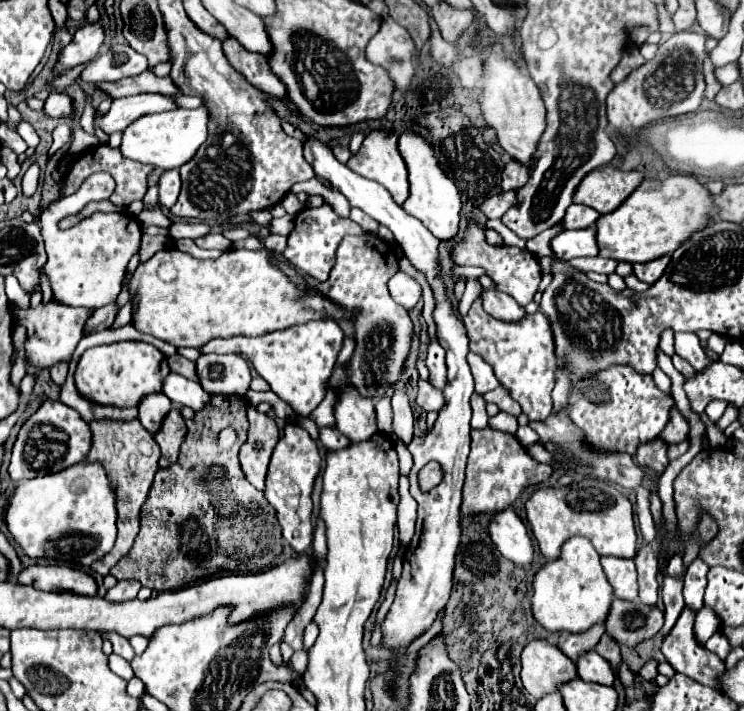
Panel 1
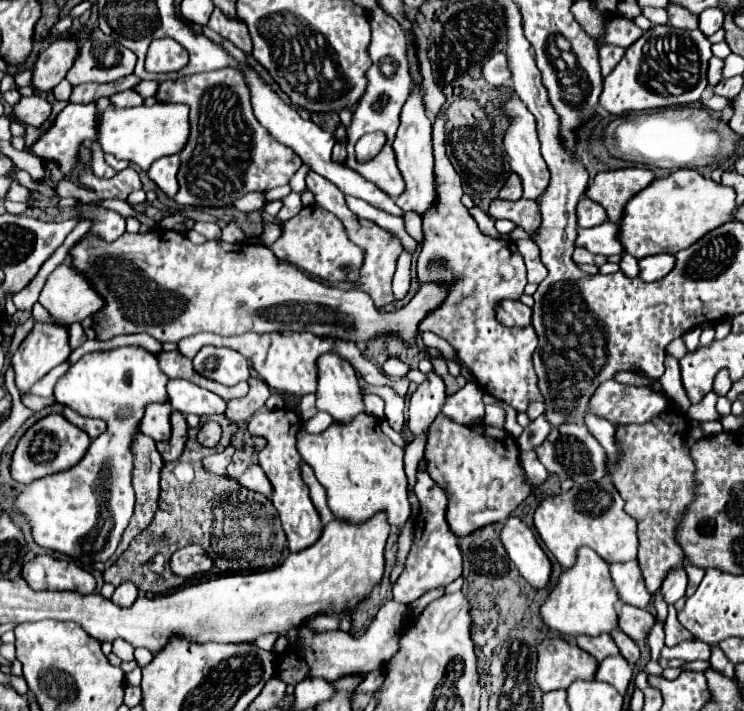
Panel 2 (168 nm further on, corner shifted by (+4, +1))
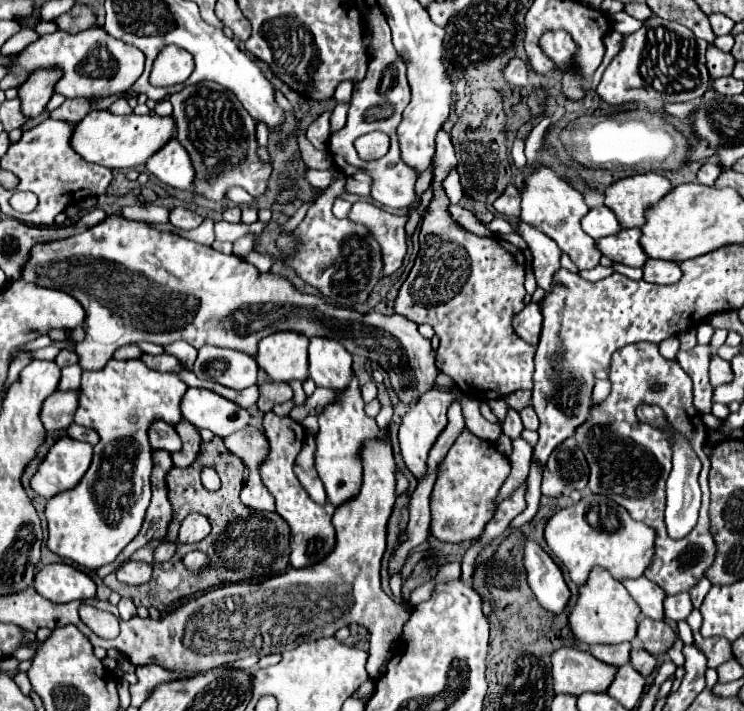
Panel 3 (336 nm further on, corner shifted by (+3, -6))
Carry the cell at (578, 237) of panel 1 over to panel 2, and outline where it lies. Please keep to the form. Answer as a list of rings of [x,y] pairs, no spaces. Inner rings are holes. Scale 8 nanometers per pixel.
[[[603,222],[595,228],[581,228],[577,232],[577,246],[587,248],[593,254],[623,254],[625,248],[619,242],[619,224],[615,222]]]

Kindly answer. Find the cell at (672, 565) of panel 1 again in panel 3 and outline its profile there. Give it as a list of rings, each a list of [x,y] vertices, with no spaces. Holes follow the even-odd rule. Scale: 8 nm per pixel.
[[[680,593],[680,595],[664,599],[664,613],[672,621],[686,619],[690,615],[690,611],[692,611],[692,603],[690,603],[690,595],[688,593]]]

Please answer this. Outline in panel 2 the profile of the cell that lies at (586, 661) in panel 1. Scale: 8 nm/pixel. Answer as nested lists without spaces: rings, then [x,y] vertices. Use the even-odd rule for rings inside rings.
[[[609,656],[607,660],[599,662],[599,670],[595,678],[615,686],[621,694],[625,694],[633,678],[633,666],[629,666],[629,662],[623,656]]]

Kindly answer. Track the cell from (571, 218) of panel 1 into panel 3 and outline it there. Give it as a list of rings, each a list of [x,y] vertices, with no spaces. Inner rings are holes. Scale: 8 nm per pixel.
[[[594,207],[590,209],[584,219],[582,219],[582,229],[592,237],[592,239],[600,239],[600,237],[608,237],[620,231],[620,225],[614,217],[614,213],[608,207]]]

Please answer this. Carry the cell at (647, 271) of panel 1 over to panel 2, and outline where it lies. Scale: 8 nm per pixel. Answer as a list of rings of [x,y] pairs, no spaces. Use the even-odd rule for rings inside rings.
[[[673,254],[645,256],[639,260],[639,266],[641,266],[641,272],[639,272],[641,280],[657,282],[657,280],[663,280],[675,268],[675,256]]]

